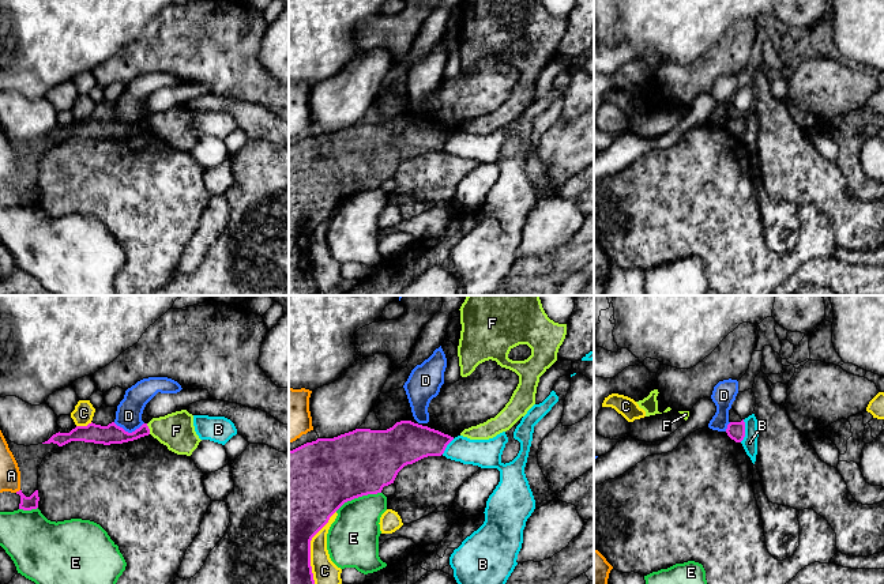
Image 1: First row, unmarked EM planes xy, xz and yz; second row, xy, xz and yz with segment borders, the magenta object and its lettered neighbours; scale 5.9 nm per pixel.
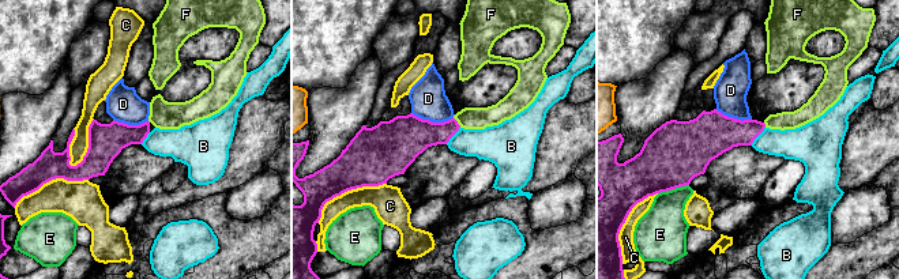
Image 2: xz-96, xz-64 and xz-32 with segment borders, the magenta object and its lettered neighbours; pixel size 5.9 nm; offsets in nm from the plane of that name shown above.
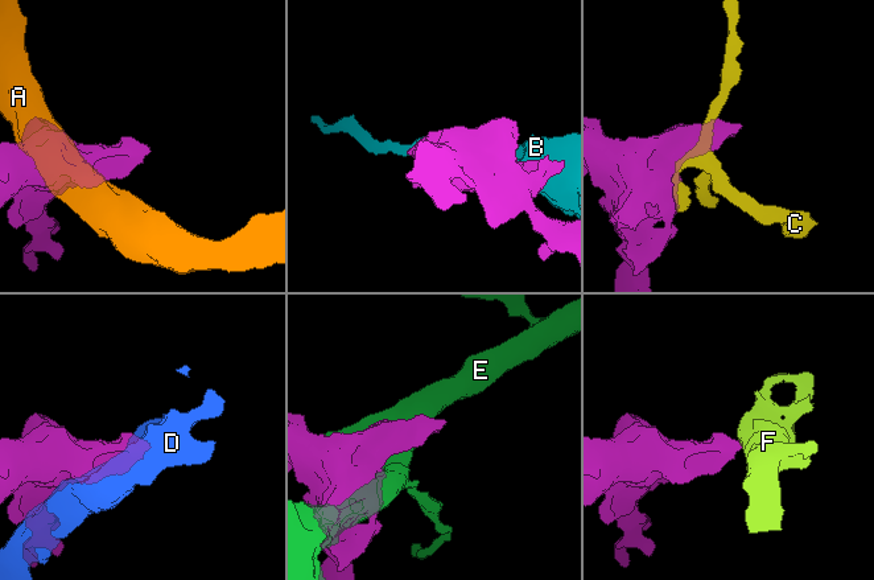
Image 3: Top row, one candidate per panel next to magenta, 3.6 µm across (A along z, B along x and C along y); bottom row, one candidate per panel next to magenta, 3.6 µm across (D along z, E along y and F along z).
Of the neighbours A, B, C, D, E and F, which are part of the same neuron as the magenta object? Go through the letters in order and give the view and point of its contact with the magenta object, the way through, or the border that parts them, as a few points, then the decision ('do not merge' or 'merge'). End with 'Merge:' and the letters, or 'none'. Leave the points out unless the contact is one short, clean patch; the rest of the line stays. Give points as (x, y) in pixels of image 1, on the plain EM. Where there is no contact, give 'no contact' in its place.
A: xy (17, 187) | do not merge
B: yz (744, 125) | along yz (744, 115), (744, 132), (740, 136) | do not merge
C: xz (309, 251) | do not merge
D: xy (127, 127) | along xy (113, 117), (128, 127), (134, 127), (143, 119) | do not merge
E: xz (357, 192) | do not merge
F: xy (149, 124) | along xy (146, 119), (150, 128) | do not merge
Merge: none

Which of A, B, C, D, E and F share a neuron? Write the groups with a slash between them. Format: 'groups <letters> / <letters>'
groups A / B / C / D / E / F

